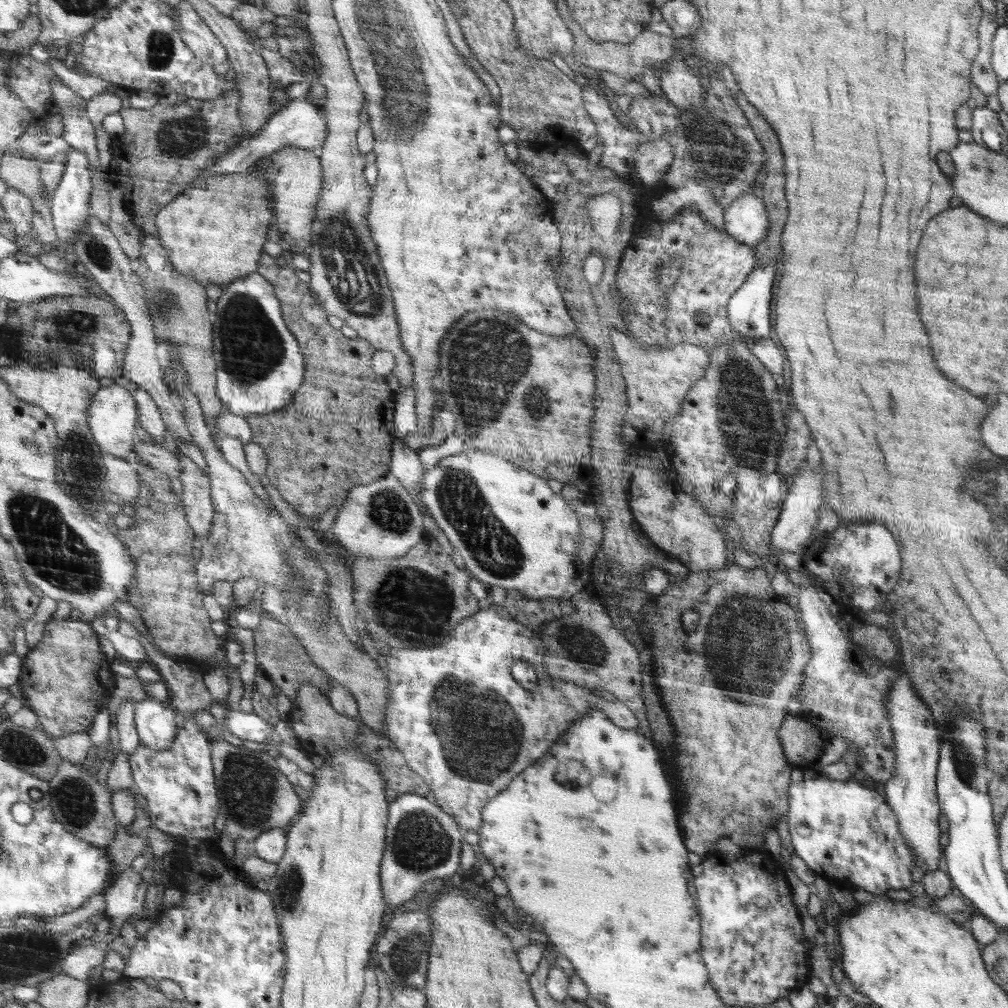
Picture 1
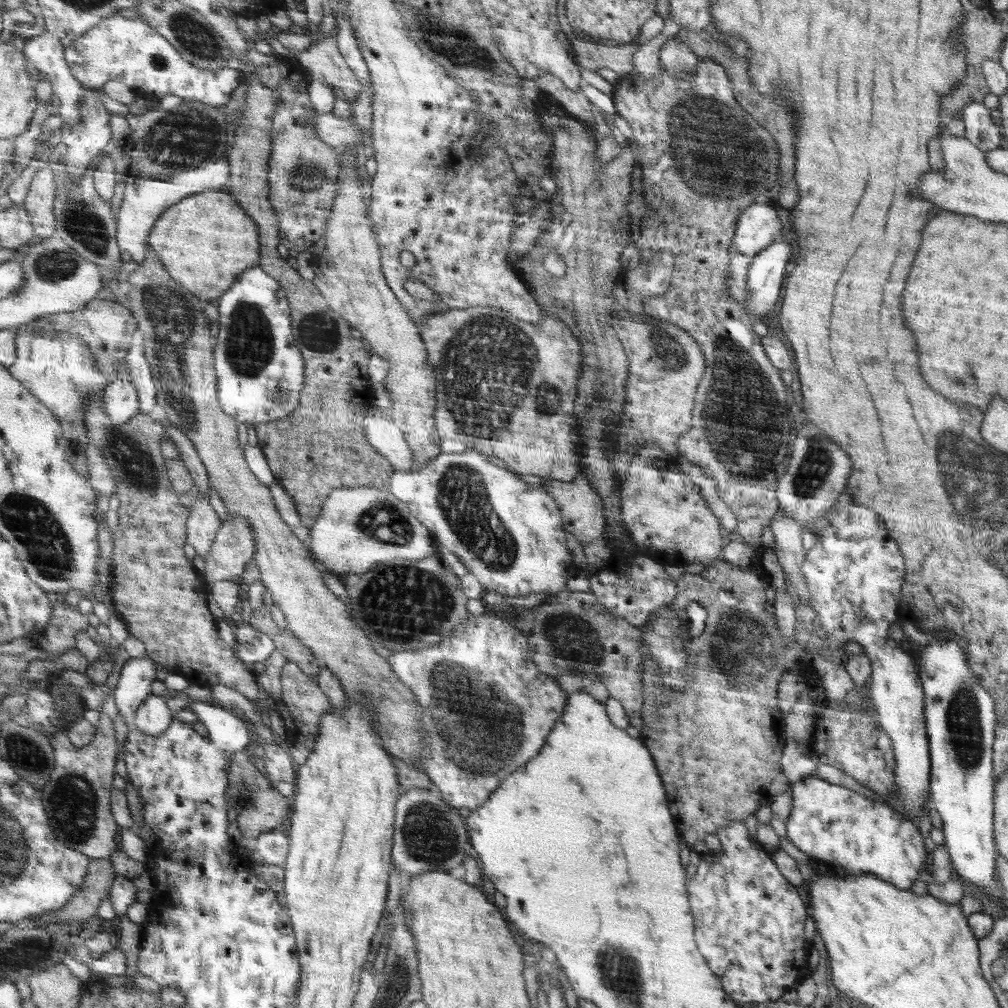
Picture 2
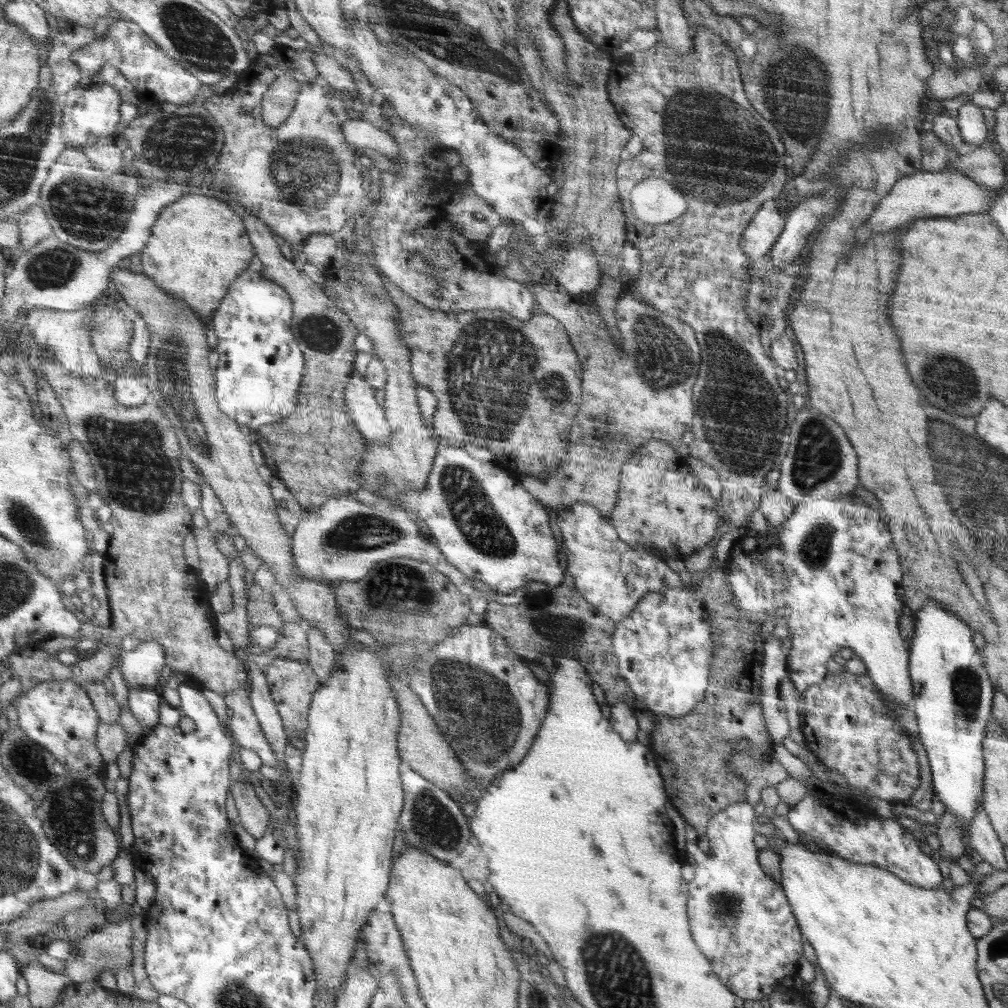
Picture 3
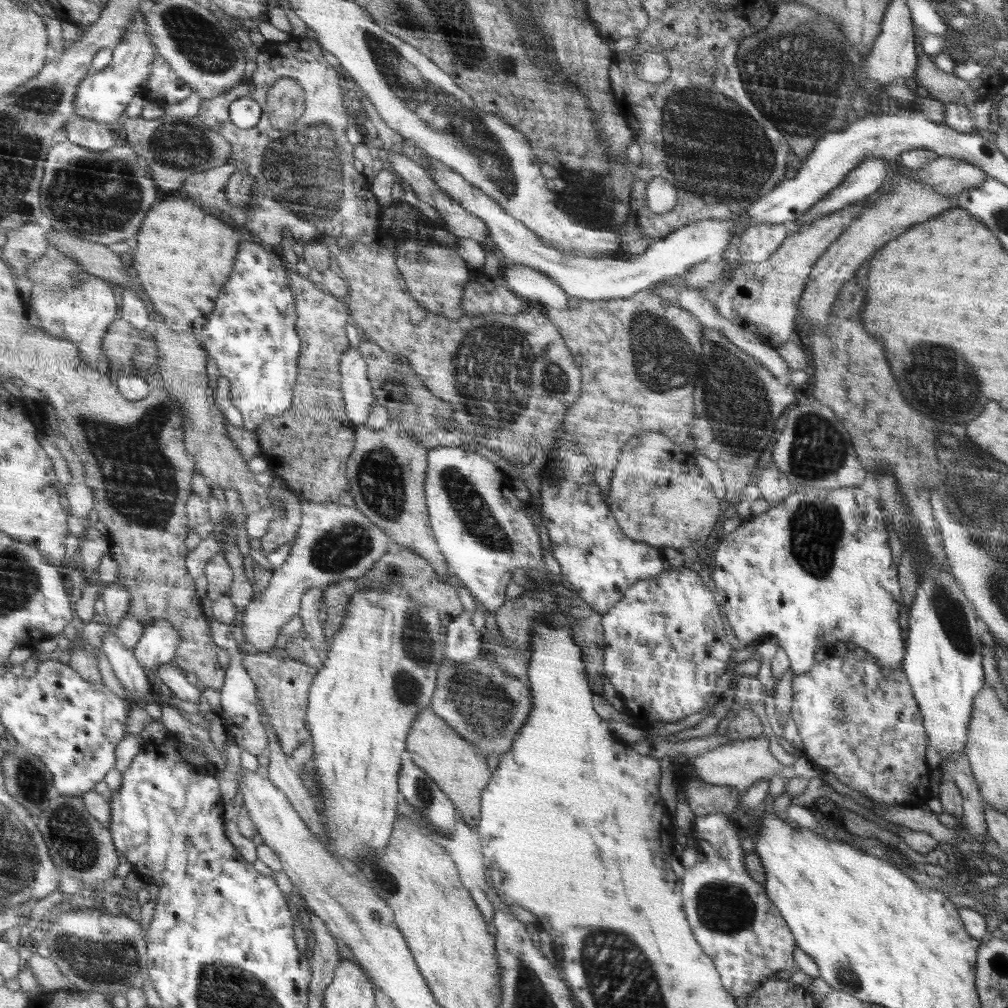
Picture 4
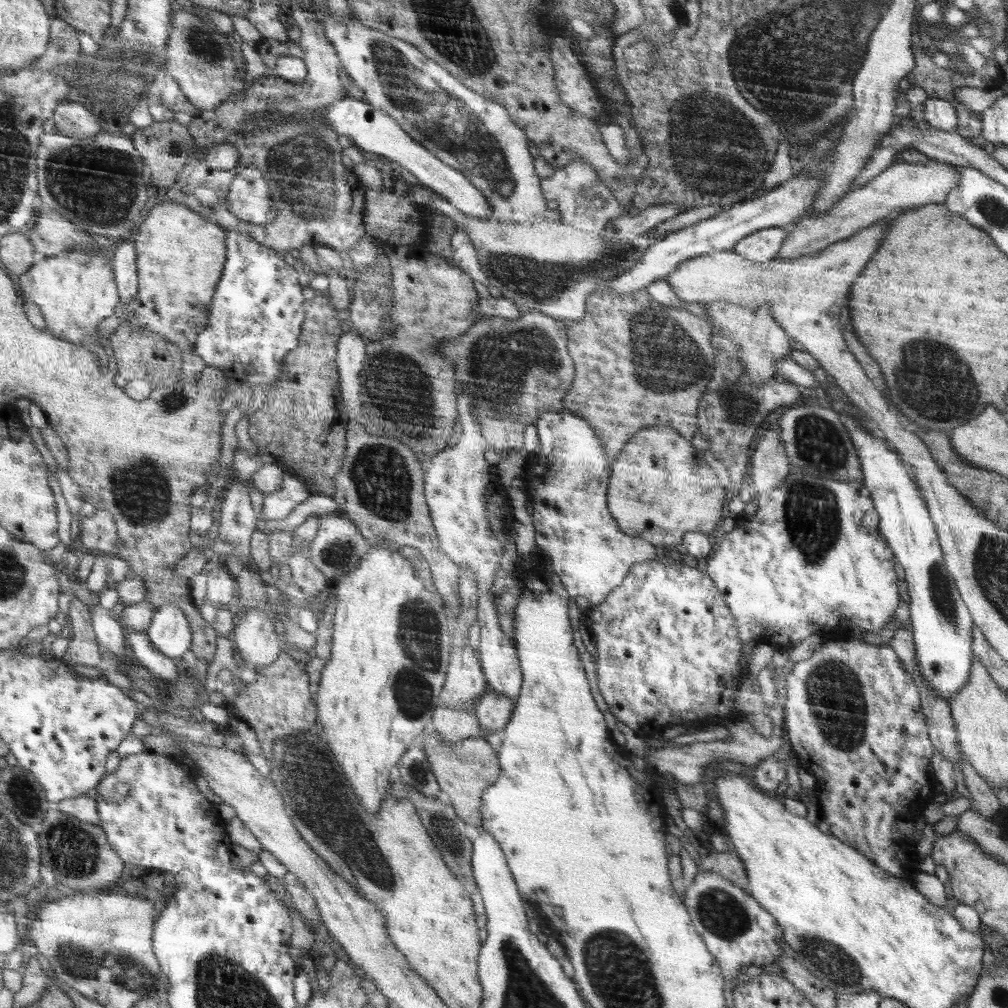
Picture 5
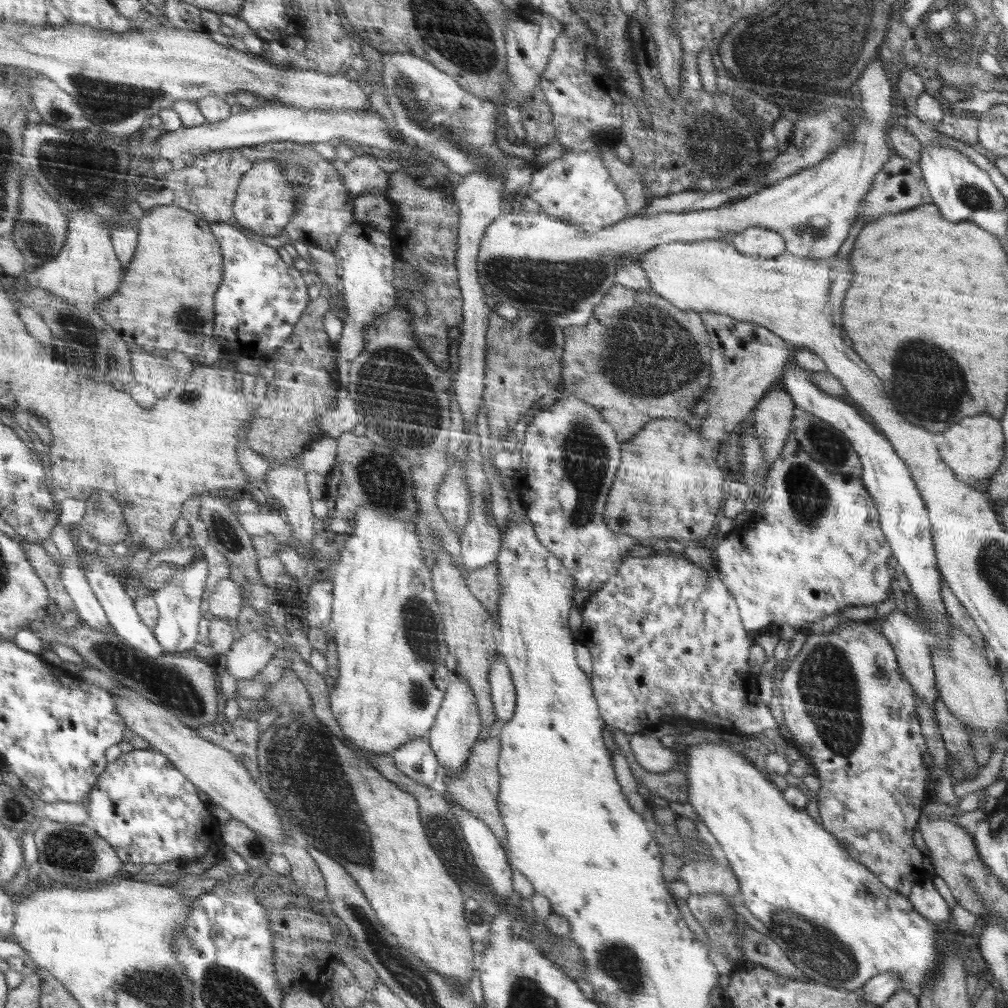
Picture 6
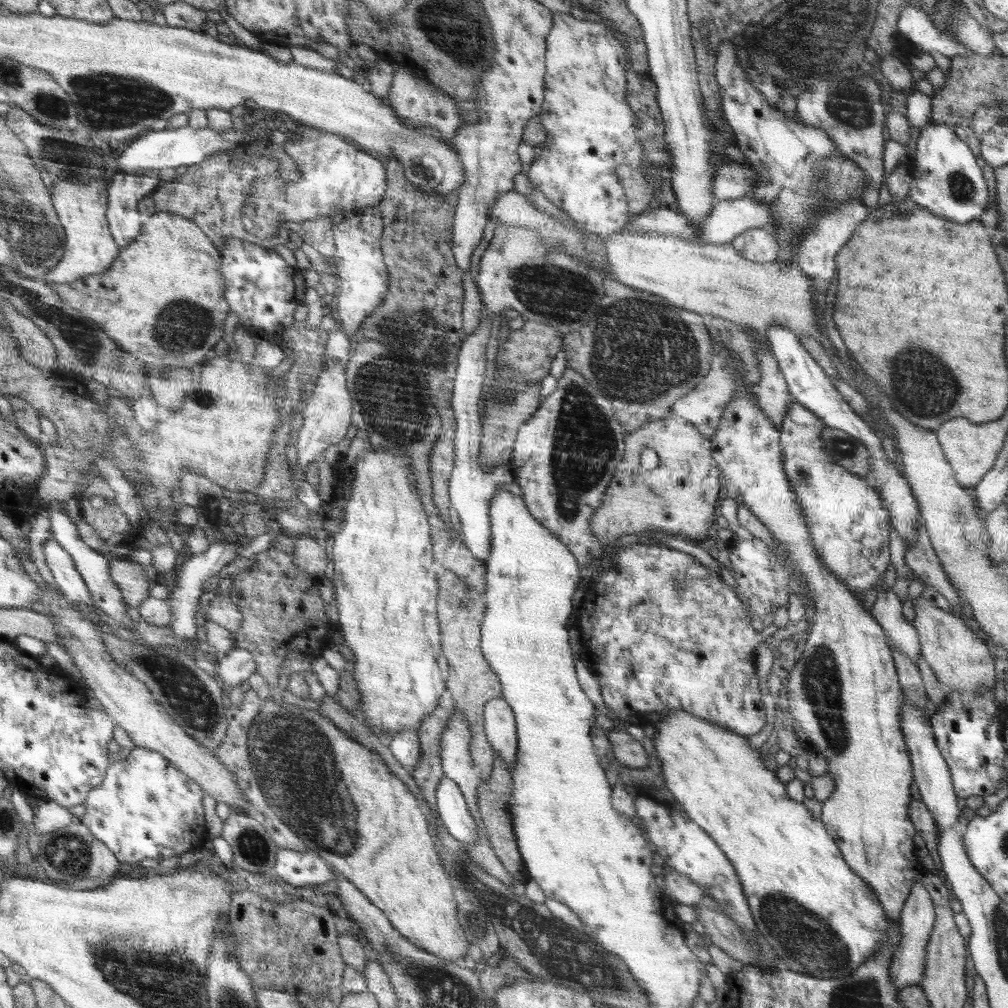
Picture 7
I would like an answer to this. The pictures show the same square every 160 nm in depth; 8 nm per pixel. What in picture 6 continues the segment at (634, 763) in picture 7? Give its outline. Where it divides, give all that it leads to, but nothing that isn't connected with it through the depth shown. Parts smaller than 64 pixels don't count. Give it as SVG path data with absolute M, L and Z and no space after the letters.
M654 733L631 734L629 742L632 754L644 770L650 772L666 772L666 770L672 770L672 768L678 770L678 752L663 747L660 738L656 738Z

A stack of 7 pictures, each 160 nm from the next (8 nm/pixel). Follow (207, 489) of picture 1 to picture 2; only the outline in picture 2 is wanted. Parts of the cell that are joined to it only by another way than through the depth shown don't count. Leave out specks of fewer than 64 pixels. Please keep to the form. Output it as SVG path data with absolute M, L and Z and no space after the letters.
M197 489L194 493L196 493L196 497L192 503L189 520L189 543L206 561L206 557L209 556L211 548L218 538L223 522L210 501L201 492L197 492Z

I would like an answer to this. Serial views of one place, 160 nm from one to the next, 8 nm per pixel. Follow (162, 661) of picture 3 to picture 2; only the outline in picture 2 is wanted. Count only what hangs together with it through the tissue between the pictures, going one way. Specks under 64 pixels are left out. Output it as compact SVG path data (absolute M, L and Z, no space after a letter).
M149 656L134 658L121 670L114 698L131 730L136 728L137 712L142 703L153 694L153 686L158 678L158 663Z

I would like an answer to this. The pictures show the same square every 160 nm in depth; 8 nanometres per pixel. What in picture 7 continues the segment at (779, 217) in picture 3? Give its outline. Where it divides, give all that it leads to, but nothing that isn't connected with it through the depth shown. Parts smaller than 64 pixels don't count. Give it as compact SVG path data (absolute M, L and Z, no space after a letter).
M765 227L741 232L732 245L746 260L758 263L776 261L780 250L776 233Z

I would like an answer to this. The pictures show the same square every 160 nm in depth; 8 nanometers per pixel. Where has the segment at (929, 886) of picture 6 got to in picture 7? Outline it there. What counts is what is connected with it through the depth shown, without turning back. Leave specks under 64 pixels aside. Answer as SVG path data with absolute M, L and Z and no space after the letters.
M914 884L912 896L908 896L901 910L902 942L893 952L890 976L900 992L905 986L919 984L925 973L926 947L935 921L935 908L930 894L919 884Z

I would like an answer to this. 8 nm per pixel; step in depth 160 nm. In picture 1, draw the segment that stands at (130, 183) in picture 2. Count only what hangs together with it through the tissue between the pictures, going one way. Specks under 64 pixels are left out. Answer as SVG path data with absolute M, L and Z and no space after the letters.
M292 99L277 113L269 118L263 129L246 140L238 142L236 146L226 151L216 163L210 165L200 176L220 176L221 174L232 174L233 172L247 172L251 170L258 159L263 156L270 156L275 150L284 147L297 147L298 149L314 149L322 147L327 137L327 124L319 103L304 99Z

